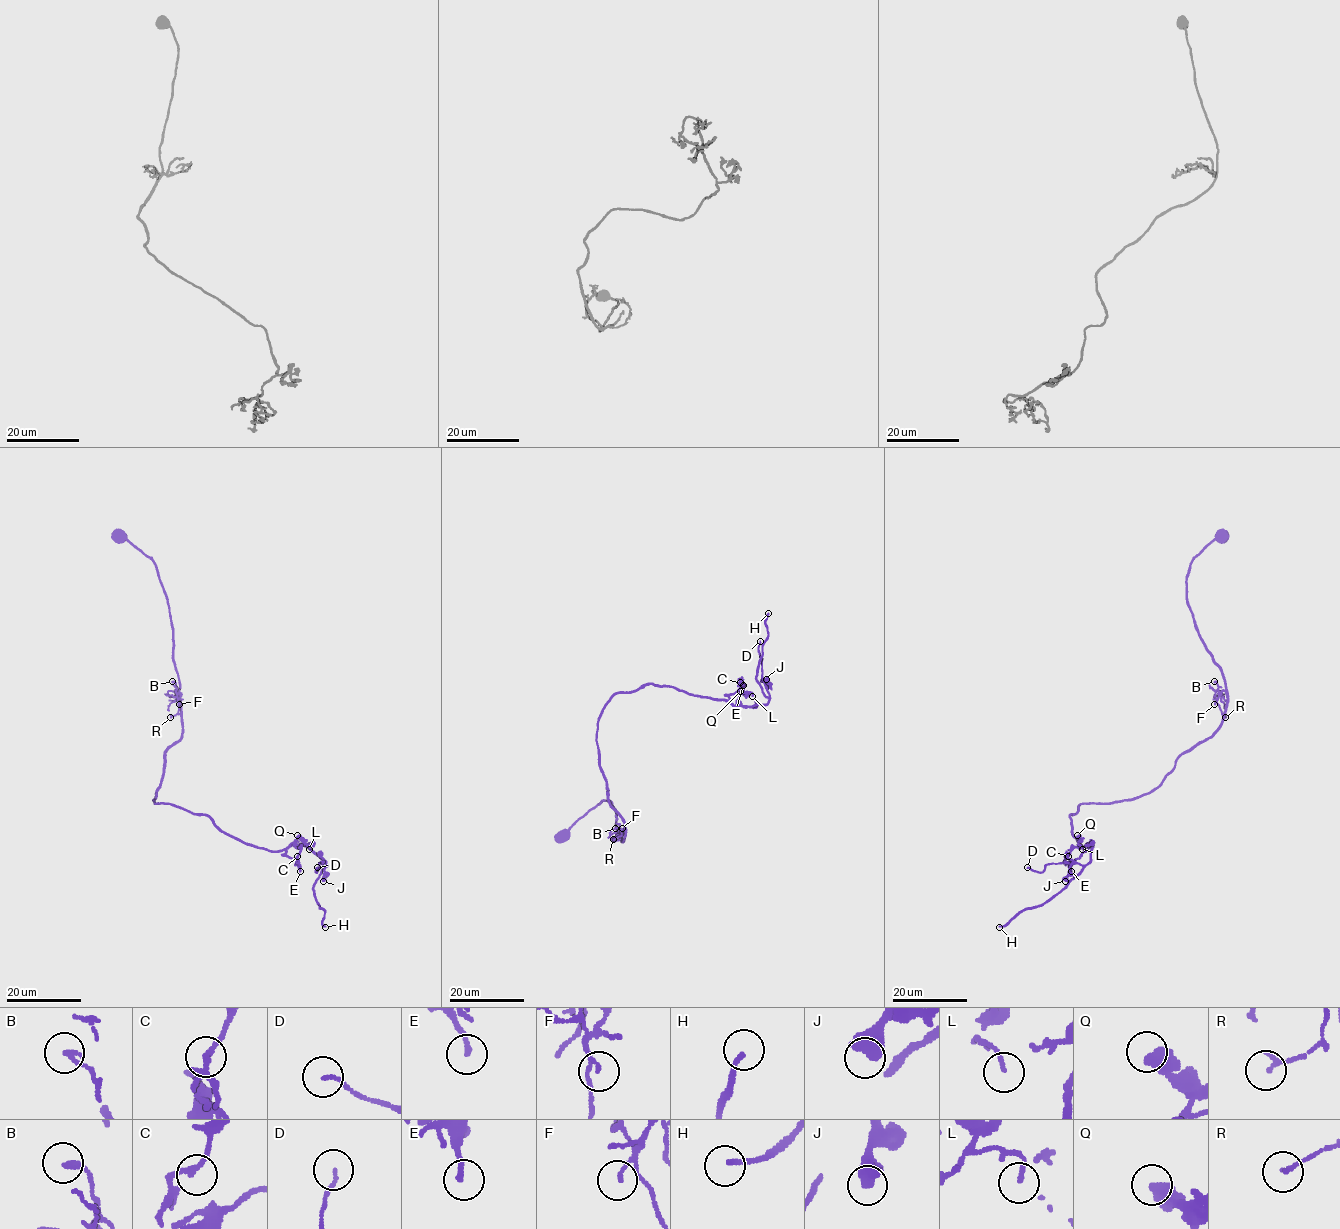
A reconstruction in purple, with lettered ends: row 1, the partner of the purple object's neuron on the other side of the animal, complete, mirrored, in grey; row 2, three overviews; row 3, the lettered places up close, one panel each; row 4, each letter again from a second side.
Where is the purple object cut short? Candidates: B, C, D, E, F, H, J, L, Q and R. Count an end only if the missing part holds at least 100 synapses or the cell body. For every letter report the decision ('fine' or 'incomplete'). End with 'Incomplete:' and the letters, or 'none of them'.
B: fine
C: fine
D: fine
E: fine
F: fine
H: incomplete
J: fine
L: fine
Q: fine
R: fine
Incomplete: H

